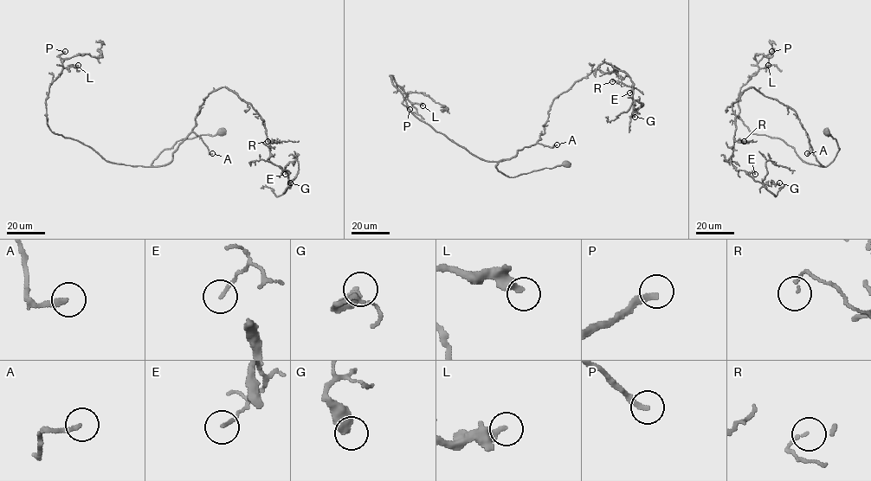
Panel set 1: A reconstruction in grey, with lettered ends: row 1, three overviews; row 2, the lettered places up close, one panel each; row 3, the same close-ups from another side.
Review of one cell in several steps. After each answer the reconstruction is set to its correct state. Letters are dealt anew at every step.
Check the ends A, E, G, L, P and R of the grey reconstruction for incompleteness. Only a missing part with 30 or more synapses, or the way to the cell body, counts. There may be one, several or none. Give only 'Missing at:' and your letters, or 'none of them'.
Missing at: P

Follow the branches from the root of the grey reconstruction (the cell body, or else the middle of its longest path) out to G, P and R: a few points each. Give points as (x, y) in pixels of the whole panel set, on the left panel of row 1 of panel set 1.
G: (222, 131), (178, 140), (151, 165), (171, 160), (203, 99), (226, 87), (260, 116), (267, 160), (290, 182)
P: (222, 131), (178, 140), (152, 166), (106, 161), (47, 124), (46, 99), (62, 68), (58, 56), (65, 51)
R: (222, 131), (178, 140), (151, 165), (171, 160), (203, 99), (220, 87), (251, 105), (276, 142), (267, 141)

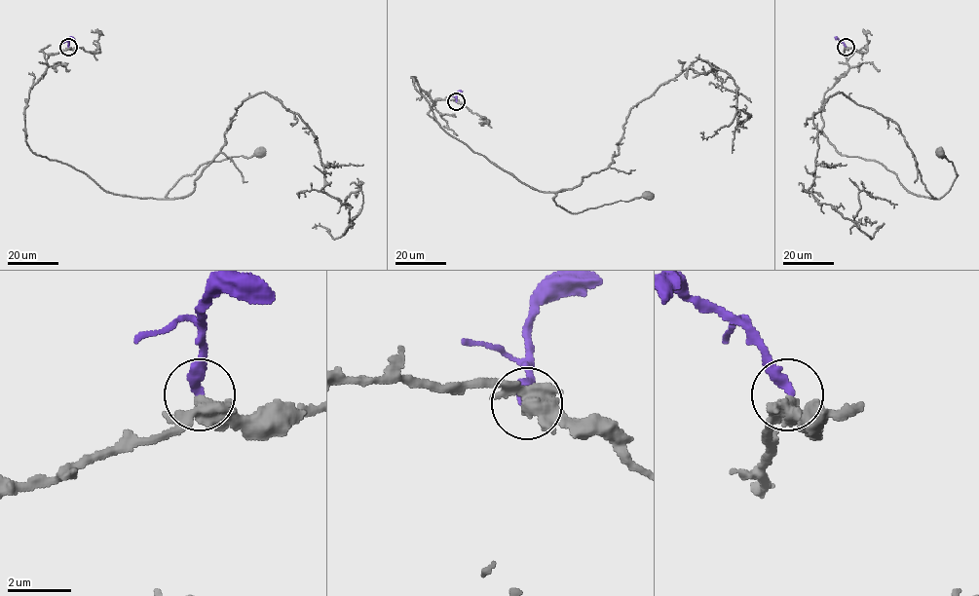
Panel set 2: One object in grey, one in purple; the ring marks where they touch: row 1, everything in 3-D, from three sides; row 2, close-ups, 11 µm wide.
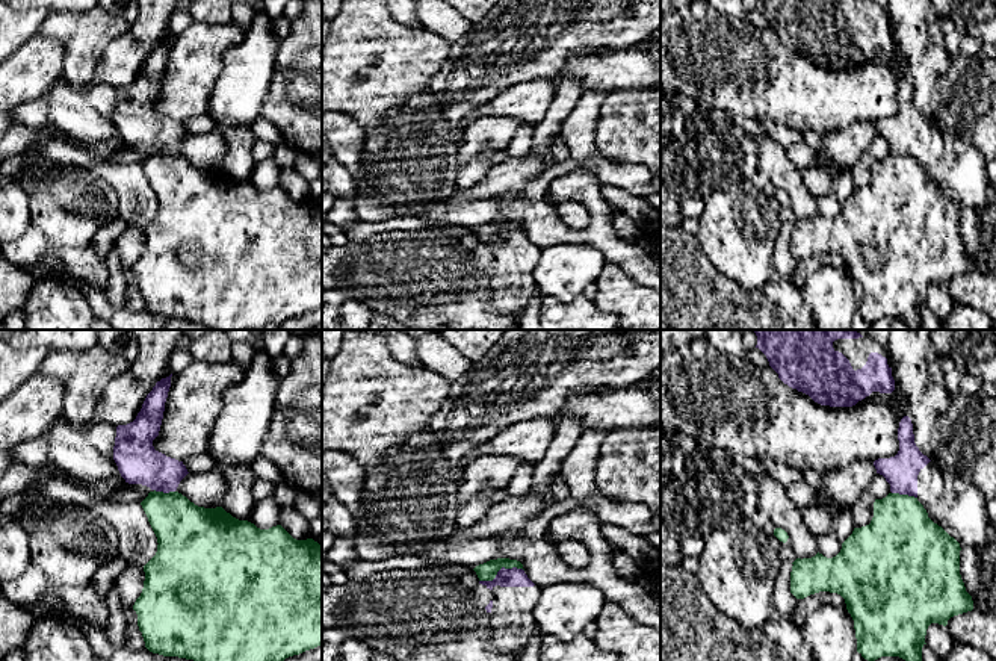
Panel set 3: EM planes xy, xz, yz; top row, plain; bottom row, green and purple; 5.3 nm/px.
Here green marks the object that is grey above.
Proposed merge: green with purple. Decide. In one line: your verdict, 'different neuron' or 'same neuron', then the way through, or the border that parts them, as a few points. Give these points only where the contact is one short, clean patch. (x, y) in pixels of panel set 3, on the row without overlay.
different neuron | along xz (523, 230), (502, 229), (491, 241), (479, 242)

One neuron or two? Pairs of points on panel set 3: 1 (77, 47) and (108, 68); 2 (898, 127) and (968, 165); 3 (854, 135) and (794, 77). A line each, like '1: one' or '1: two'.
1: two
2: one
3: two

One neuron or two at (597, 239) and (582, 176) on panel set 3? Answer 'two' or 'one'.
one

